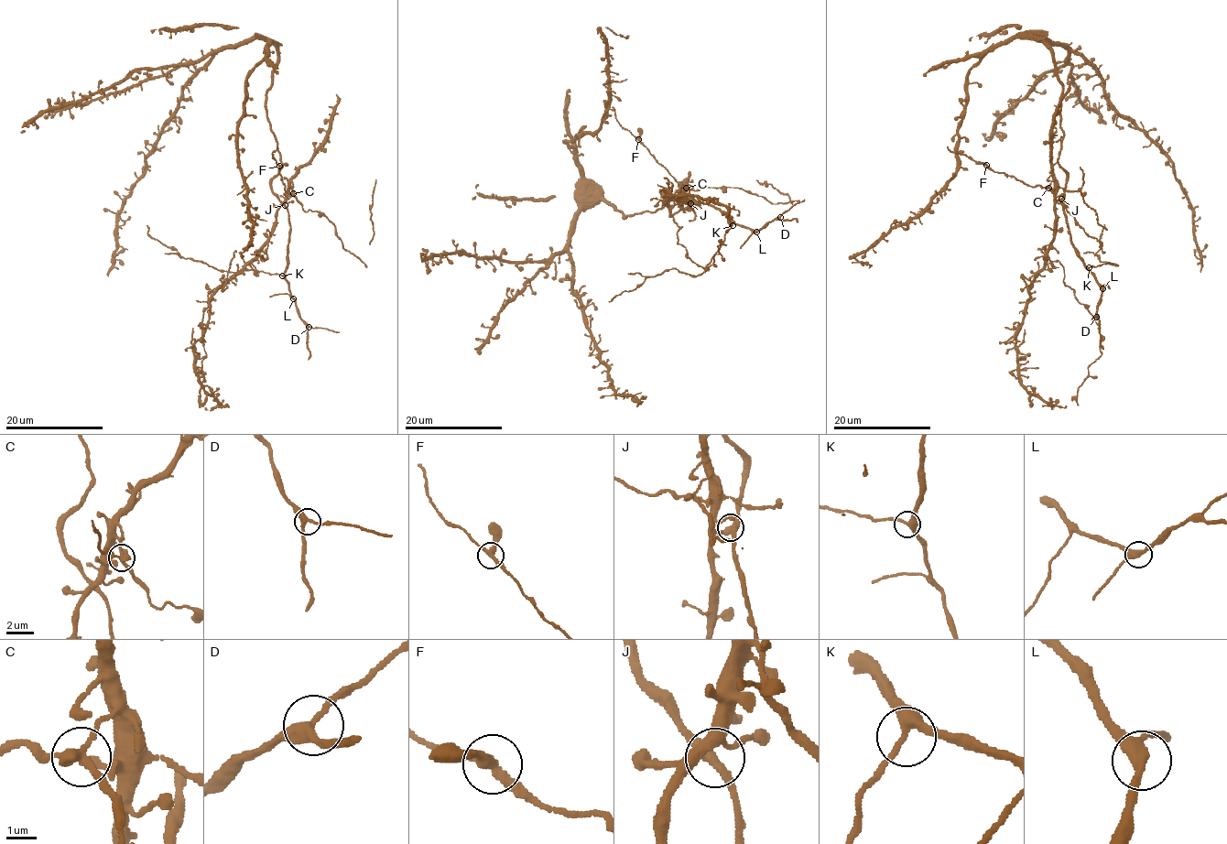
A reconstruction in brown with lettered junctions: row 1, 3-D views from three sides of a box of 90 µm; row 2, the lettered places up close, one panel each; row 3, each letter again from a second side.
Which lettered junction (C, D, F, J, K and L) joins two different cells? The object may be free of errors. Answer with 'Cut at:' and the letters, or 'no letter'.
Cut at: no letter

